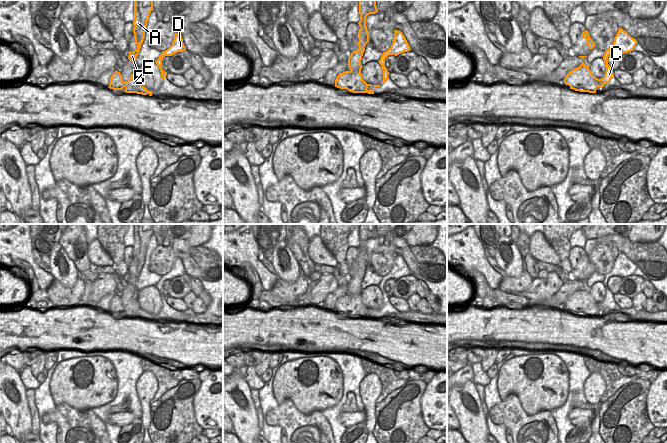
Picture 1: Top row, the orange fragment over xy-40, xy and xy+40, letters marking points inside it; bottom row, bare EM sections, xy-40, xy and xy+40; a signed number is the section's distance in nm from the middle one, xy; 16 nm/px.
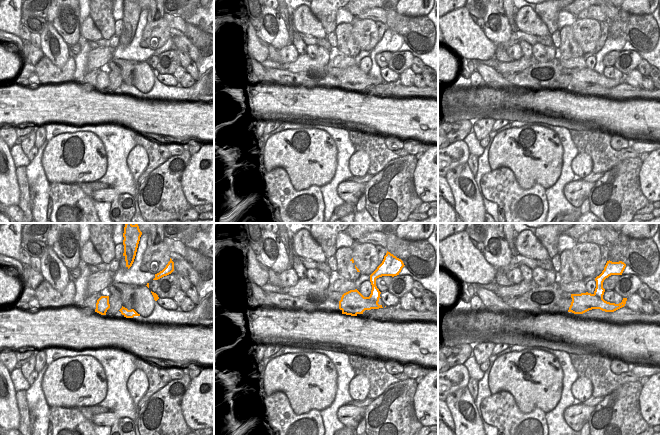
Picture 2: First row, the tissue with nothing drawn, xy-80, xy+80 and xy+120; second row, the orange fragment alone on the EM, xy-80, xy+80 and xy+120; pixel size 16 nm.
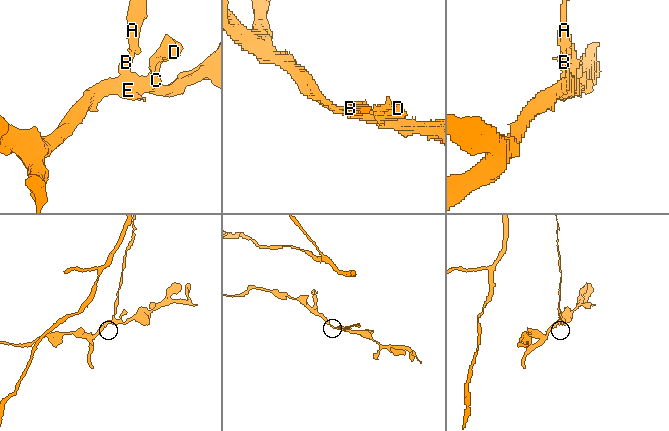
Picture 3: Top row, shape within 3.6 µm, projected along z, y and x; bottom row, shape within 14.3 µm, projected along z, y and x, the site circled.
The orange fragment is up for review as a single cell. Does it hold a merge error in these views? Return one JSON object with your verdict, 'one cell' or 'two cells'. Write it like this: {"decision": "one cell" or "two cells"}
{"decision": "two cells"}

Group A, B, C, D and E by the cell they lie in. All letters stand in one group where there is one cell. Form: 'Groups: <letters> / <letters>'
Groups: A B / C D E

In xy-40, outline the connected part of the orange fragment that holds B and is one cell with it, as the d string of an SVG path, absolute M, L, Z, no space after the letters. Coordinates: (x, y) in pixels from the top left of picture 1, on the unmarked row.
M134 224L133 257L137 273L129 276L128 283L135 286L145 262L147 245L153 233L153 224Z

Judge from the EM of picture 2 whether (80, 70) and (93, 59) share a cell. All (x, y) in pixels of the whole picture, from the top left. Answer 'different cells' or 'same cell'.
different cells

